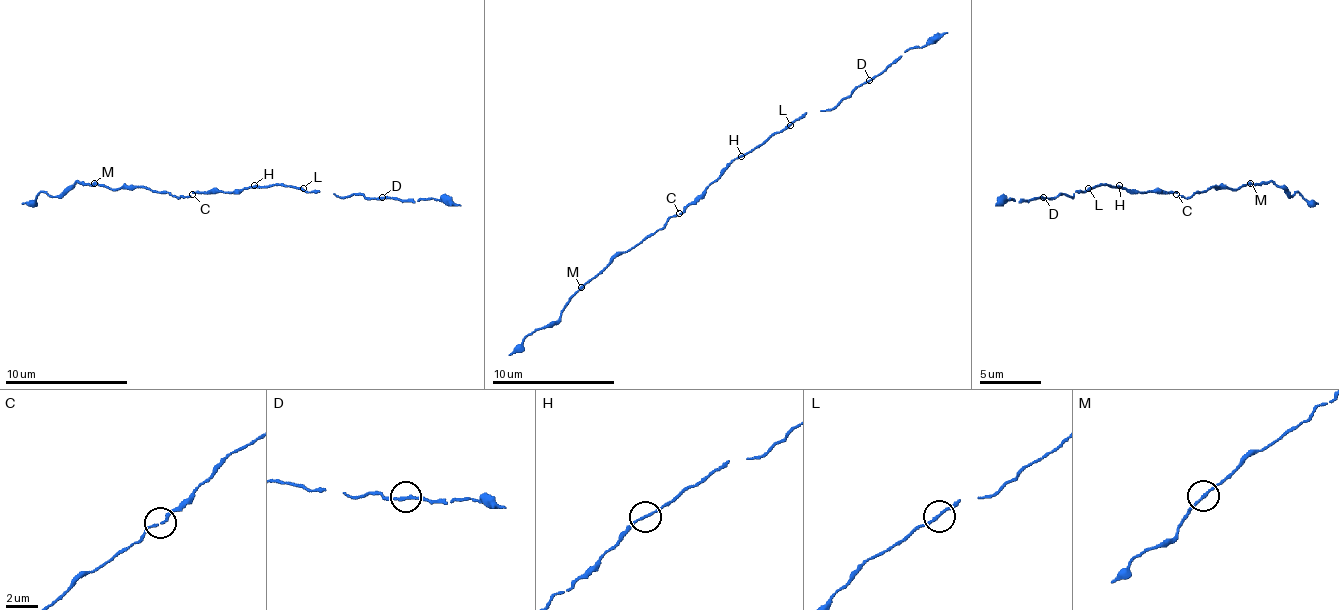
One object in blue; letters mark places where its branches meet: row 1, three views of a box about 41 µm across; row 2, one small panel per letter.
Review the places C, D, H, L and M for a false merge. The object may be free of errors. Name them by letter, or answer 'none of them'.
none of them

